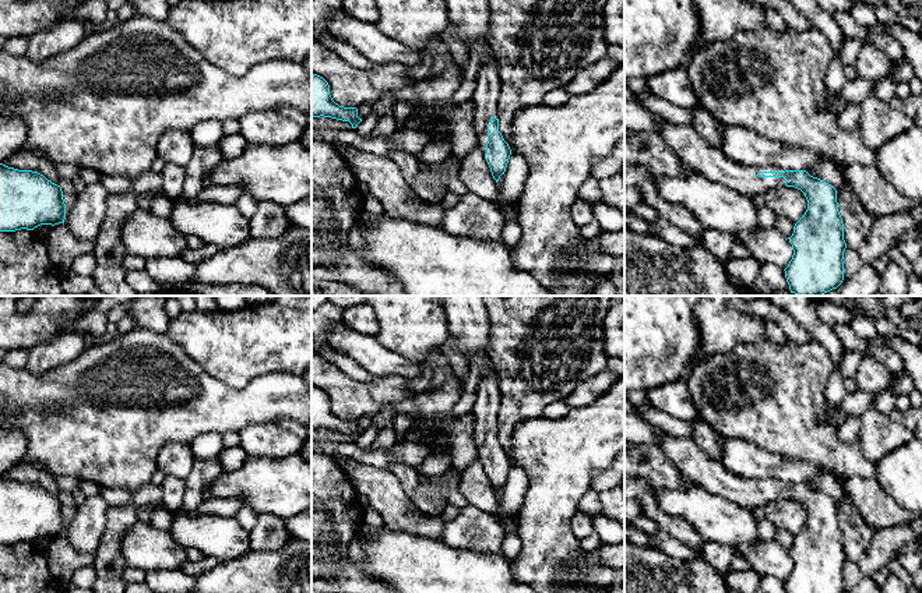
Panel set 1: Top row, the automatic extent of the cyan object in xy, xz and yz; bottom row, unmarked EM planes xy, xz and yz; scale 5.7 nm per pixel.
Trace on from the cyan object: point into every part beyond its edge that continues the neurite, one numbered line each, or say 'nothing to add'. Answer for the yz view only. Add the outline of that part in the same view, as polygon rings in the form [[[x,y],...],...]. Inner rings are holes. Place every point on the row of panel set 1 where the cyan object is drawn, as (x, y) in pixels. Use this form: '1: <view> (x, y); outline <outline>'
1: yz (683, 140); outline [[[624,100],[624,128],[630,131],[655,131],[682,162],[696,173],[718,181],[735,191],[754,197],[773,187],[785,187],[784,177],[759,177],[760,172],[785,172],[775,166],[743,166],[726,158],[718,148],[708,147],[693,126],[658,121],[637,102]]]

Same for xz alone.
1: xz (488, 88); outline [[[497,64],[482,66],[478,71],[474,92],[474,128],[478,135],[478,145],[486,153],[488,127],[490,119],[499,116],[497,102],[502,92],[502,81]]]

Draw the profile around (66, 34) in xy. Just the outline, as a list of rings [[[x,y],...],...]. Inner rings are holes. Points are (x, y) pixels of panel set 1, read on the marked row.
[[[64,18],[53,27],[35,32],[28,39],[25,56],[34,63],[42,63],[77,46],[87,35],[80,20]]]

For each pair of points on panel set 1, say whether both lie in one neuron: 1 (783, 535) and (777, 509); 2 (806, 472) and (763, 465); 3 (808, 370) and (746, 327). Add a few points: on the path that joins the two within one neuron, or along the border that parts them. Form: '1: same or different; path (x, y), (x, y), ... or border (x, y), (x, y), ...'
1: different; border (777, 528), (784, 528), (794, 536)
2: same; path (795, 470), (774, 466)
3: different; border (767, 339), (759, 343), (738, 343), (734, 348)

